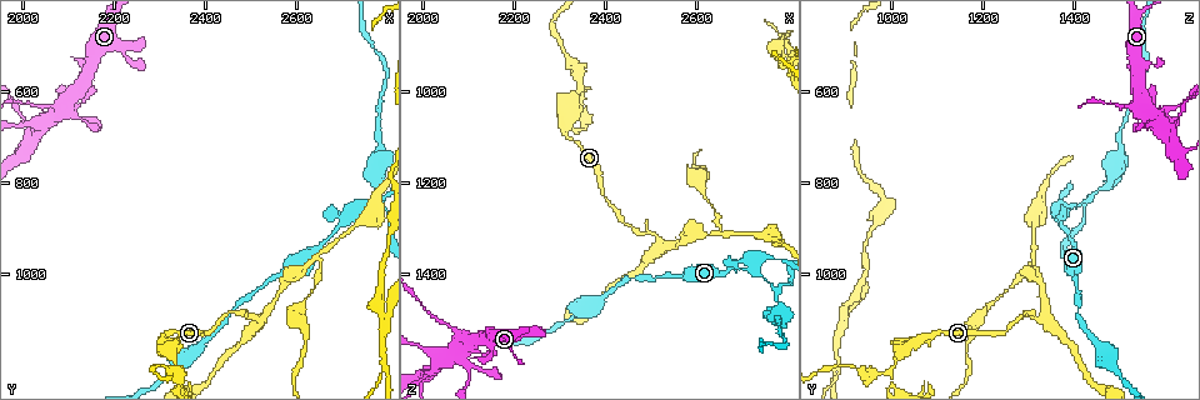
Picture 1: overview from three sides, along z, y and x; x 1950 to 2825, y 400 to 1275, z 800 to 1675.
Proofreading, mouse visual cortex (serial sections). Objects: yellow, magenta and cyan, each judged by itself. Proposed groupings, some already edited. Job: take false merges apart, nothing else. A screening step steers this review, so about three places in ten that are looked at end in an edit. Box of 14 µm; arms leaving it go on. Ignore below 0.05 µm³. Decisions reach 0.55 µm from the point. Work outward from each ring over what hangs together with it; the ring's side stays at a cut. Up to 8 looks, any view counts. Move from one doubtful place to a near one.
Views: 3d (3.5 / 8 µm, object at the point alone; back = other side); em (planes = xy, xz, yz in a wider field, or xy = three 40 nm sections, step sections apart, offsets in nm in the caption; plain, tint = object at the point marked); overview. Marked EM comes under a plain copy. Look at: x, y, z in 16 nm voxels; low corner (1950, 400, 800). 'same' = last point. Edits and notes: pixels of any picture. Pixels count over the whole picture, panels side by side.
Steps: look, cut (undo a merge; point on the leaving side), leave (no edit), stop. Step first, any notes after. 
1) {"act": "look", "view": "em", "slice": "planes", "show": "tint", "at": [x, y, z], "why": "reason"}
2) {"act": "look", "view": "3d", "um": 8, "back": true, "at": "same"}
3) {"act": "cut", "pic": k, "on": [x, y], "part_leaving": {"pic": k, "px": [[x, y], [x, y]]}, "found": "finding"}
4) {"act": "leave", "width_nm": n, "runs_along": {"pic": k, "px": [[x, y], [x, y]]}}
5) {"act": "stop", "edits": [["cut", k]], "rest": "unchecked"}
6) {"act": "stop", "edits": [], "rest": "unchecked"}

{"act": "look", "view": "3d", "um": 3.5, "at": [2520, 1100, 1335], "why": "three-way junction"}

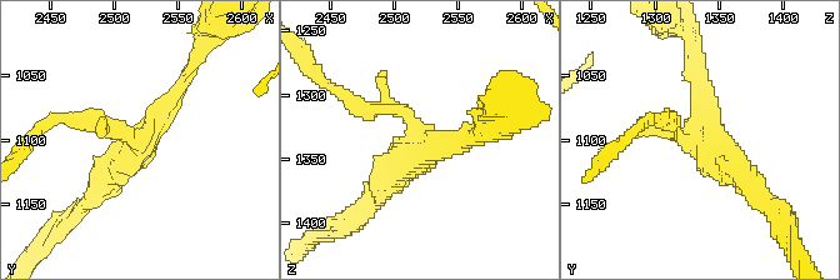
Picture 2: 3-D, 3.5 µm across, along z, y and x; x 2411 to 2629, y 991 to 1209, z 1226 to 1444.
{"act": "look", "view": "em", "slice": "xy", "step": 5, "show": "tint", "at": [2522, 1100, 1334], "arms": 3, "arm_widths_nm": [200, 200, 400]}

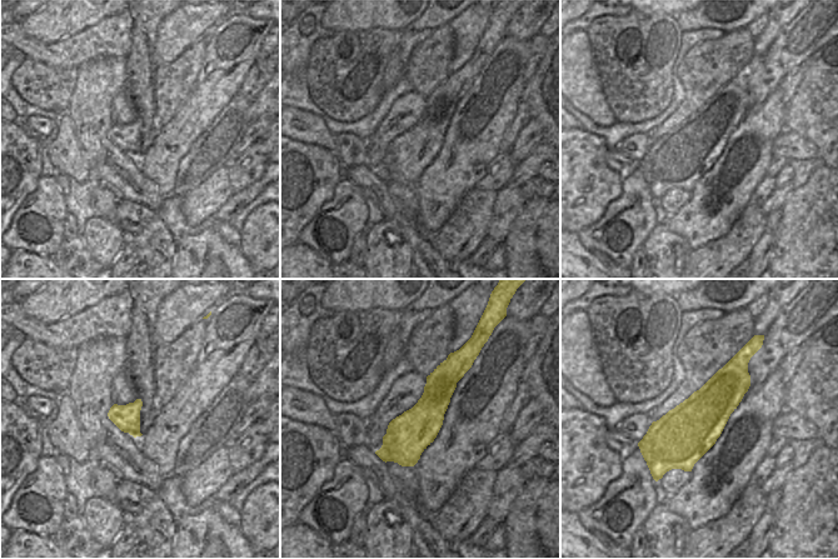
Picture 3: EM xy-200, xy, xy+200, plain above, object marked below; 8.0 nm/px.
{"act": "leave", "runs_along": {"pic": 2, "px": [[80, 121], [141, 140], [188, 75]]}, "found": "one cell here"}

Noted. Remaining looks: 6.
{"act": "look", "view": "3d", "um": 8, "at": [2645, 960, 1310], "why": "abrupt turn"}

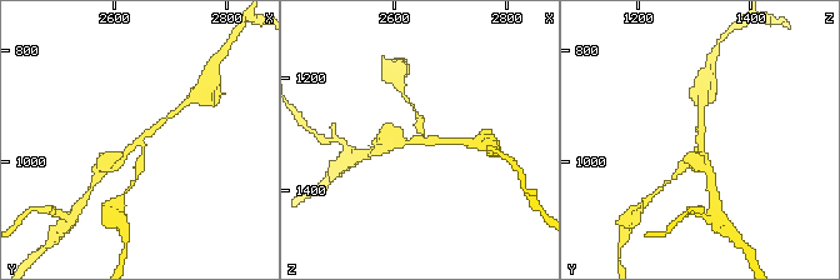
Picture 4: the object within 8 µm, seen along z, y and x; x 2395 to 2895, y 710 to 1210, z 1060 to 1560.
{"act": "look", "view": "3d", "um": 3.5, "at": [2635, 965, 1315]}

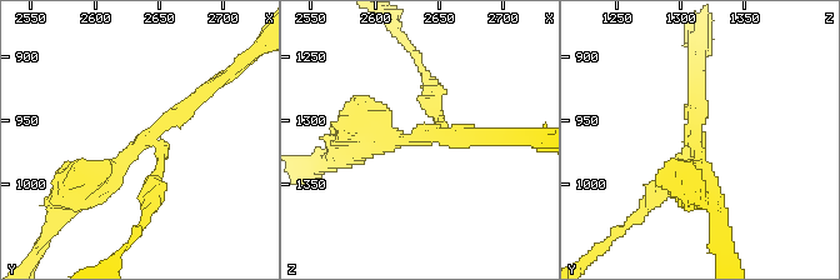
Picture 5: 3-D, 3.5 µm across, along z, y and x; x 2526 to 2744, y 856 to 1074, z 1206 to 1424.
{"act": "look", "view": "em", "slice": "xy", "step": 5, "show": "tint", "at": [2642, 964, 1310], "arms": 3, "arm_widths_nm": [200, 200, 350]}

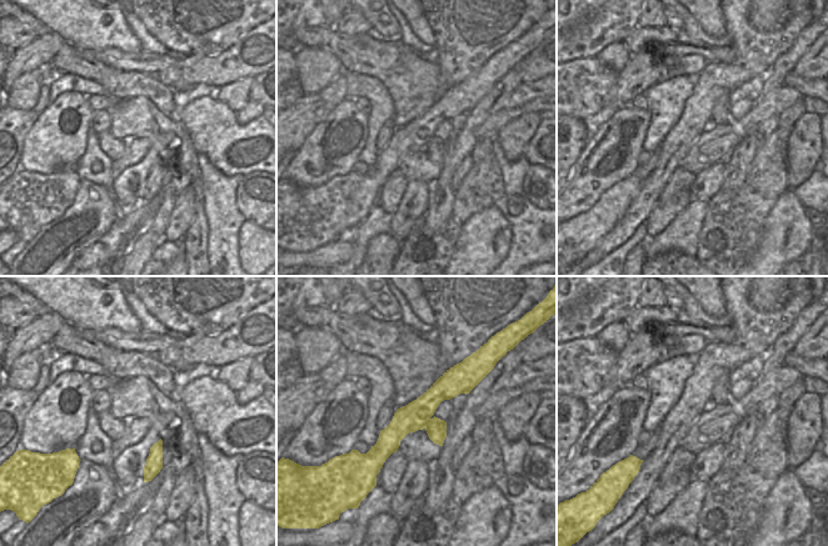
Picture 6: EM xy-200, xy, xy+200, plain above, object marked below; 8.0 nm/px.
{"act": "cut", "pic": 5, "on": [430, 99], "part_leaving": {"pic": 5, "px": [[159, 144], [151, 209], [136, 233]]}, "found": "two cells meet here"}

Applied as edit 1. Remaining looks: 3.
{"act": "look", "view": "overview"}

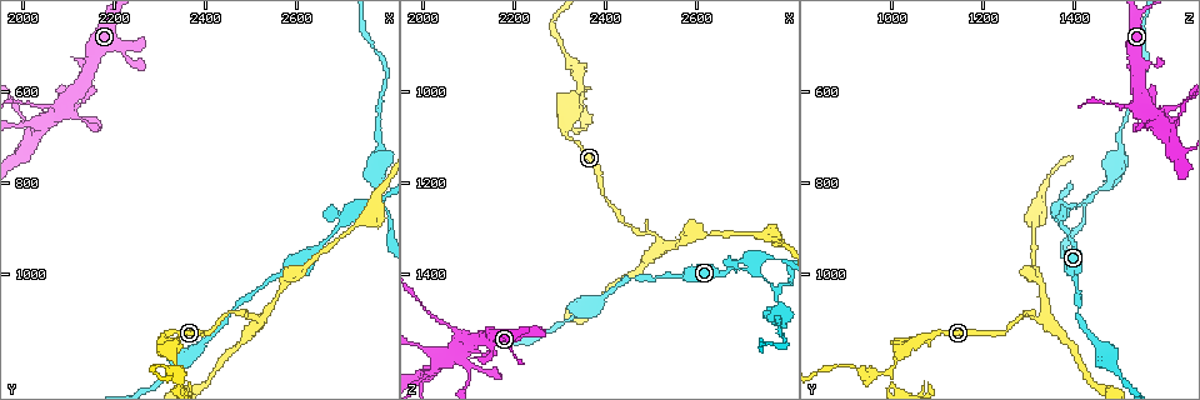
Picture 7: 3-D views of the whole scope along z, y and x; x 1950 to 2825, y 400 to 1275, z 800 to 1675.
{"act": "look", "view": "em", "slice": "xy", "step": 1, "show": "tint", "at": [2720, 865, 1370], "why": "arms part here"}

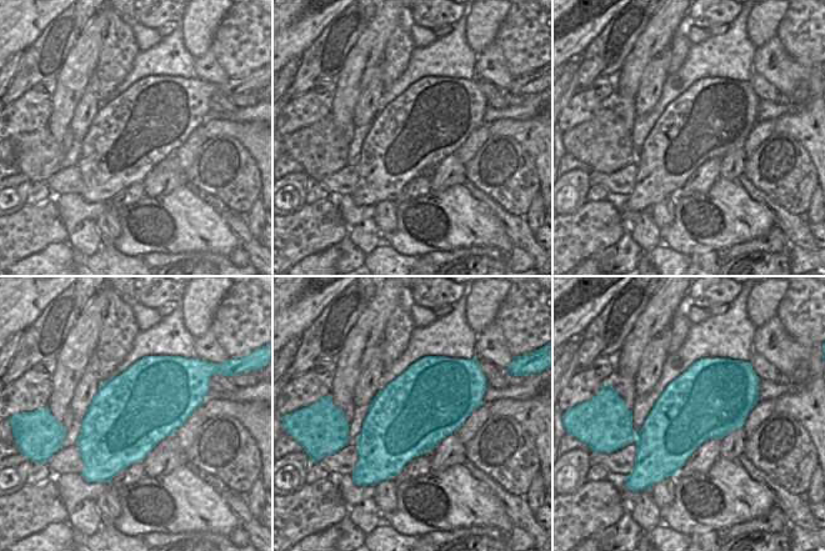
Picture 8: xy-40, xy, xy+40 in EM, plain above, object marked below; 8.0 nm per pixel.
{"act": "look", "view": "3d", "um": 3.5, "at": "same"}

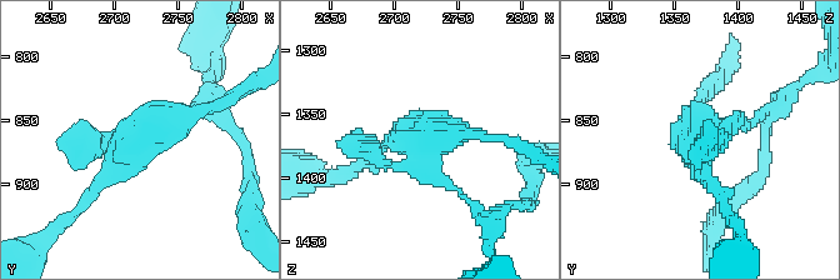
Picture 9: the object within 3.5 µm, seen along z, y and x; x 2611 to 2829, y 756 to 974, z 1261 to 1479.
{"act": "cut", "pic": 9, "on": [349, 151], "arm_widths_nm": [100, 150, 200], "found": "a second cell is stuck on"}

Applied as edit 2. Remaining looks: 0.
{"act": "stop", "edits": [["cut", 5], ["cut", 9]], "rest": "unchecked"}

